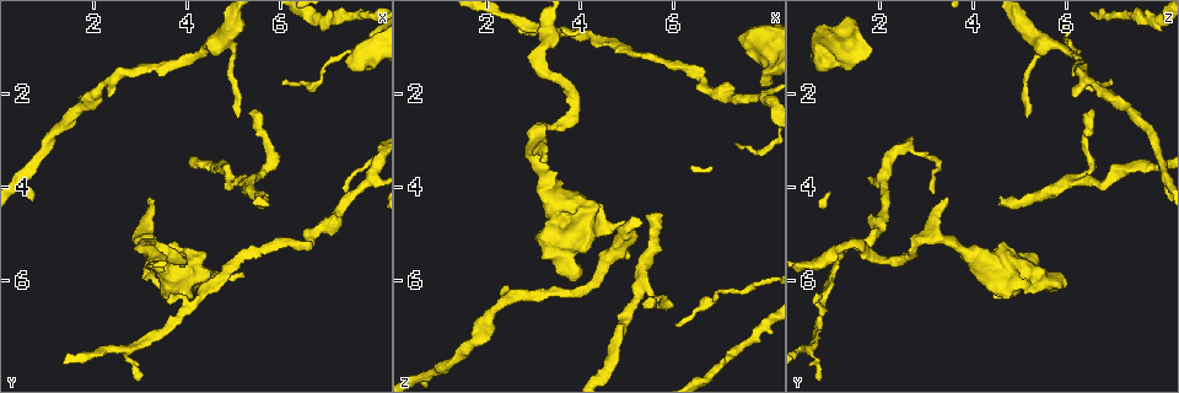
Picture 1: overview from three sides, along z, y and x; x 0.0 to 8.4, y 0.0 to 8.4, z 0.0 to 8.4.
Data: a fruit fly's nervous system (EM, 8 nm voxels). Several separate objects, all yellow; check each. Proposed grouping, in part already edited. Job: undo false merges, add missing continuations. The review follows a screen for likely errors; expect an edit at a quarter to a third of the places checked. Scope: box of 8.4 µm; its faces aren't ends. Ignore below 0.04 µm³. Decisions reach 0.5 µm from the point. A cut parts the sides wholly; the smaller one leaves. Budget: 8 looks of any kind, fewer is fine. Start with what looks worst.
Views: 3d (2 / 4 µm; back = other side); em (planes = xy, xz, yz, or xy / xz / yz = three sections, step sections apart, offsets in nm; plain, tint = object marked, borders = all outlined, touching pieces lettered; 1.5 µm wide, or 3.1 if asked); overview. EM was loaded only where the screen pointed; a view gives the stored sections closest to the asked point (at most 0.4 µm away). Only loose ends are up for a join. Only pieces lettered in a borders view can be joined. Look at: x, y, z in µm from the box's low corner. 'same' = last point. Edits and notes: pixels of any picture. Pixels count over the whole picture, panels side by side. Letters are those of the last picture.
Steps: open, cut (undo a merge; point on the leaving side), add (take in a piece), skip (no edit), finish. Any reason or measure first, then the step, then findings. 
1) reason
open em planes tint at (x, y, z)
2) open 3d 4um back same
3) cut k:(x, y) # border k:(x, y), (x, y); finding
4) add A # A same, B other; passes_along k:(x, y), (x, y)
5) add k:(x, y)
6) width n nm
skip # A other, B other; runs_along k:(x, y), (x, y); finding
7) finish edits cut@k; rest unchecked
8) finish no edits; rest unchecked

stops while still wide
open 3d 2um at (3.85, 6.10, 6.05)

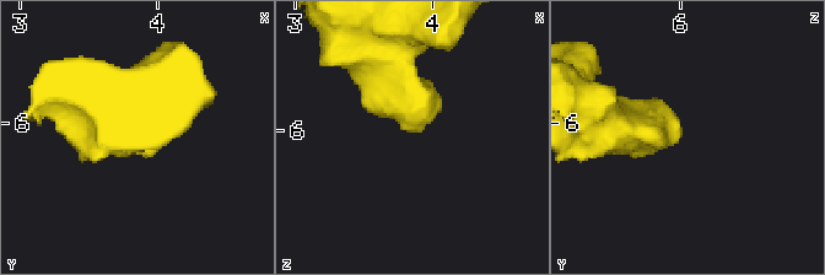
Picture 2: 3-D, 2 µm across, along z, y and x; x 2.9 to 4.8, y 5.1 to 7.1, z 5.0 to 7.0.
need the tissue
open em xy step 8 borders at (3.88, 6.08, 6.00)

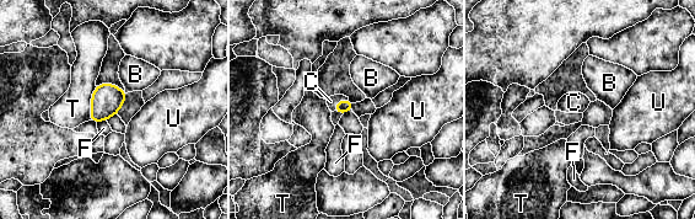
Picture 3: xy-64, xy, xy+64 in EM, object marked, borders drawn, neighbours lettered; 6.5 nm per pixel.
cut it another way
open em planes borders same

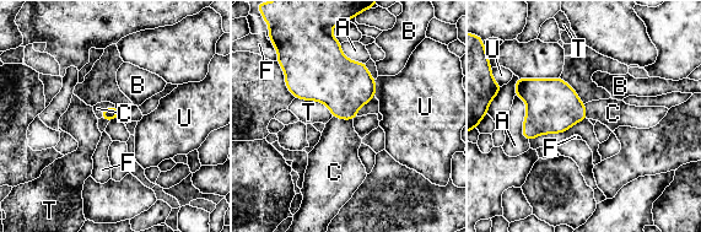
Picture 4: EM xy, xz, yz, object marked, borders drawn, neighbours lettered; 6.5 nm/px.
longest_contact A 320 nm
add C # A other, B other, C same, F other, T other, U other; it goes on there

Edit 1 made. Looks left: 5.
see it whole again
open overview

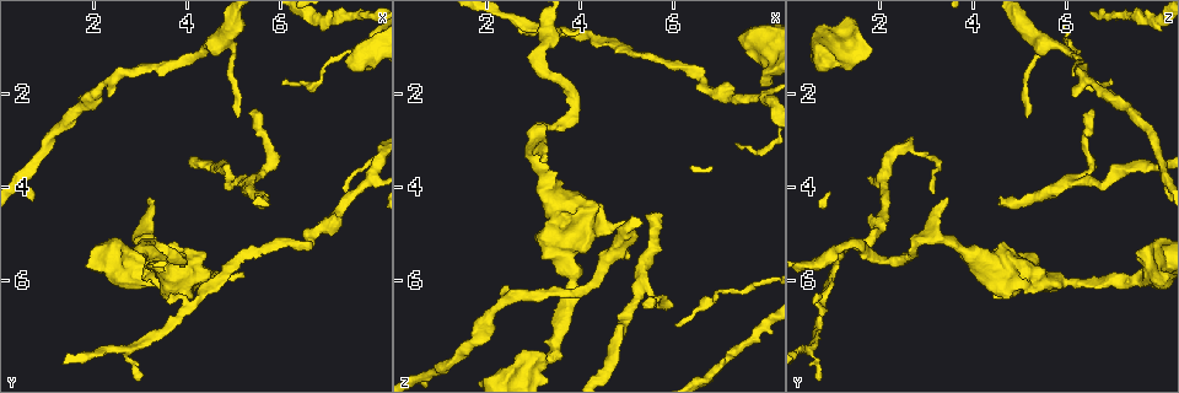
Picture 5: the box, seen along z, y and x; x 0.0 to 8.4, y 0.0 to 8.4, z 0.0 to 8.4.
open em xz step 8 tint at (3.15, 4.25, 3.50)

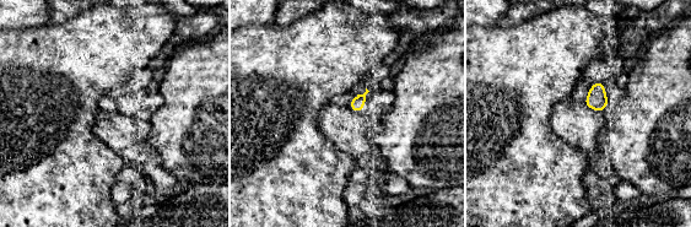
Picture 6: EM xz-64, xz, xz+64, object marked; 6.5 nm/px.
another direction
open em planes borders same

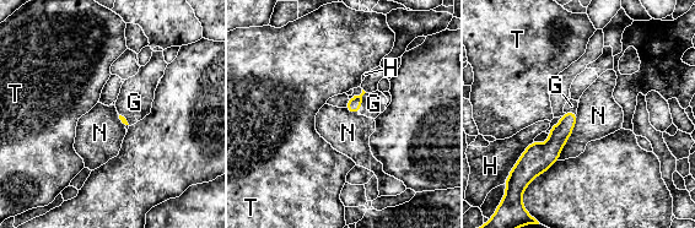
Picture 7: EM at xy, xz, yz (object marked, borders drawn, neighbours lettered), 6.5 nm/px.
add G # G same, H other, N other, T other; it goes on there

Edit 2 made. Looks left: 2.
abrupt turn
open em planes tint at (3.05, 5.20, 1.35)

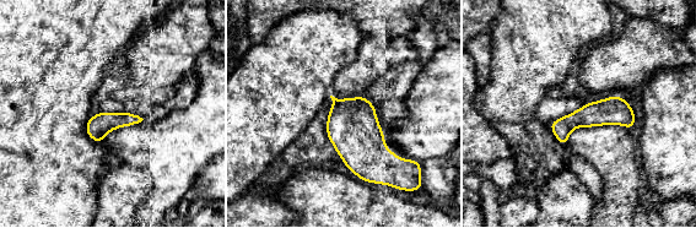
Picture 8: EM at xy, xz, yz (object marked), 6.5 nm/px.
open em planes borders same

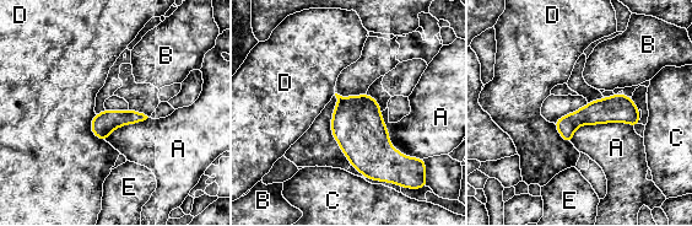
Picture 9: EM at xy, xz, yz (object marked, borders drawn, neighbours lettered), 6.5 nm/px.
width 190 nm
skip # A other, B other, C other, D other, E other; border 9:(633, 128), (582, 124), (571, 143); one neuron here

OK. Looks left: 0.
finish edits add@4, add@7; rest unchecked

